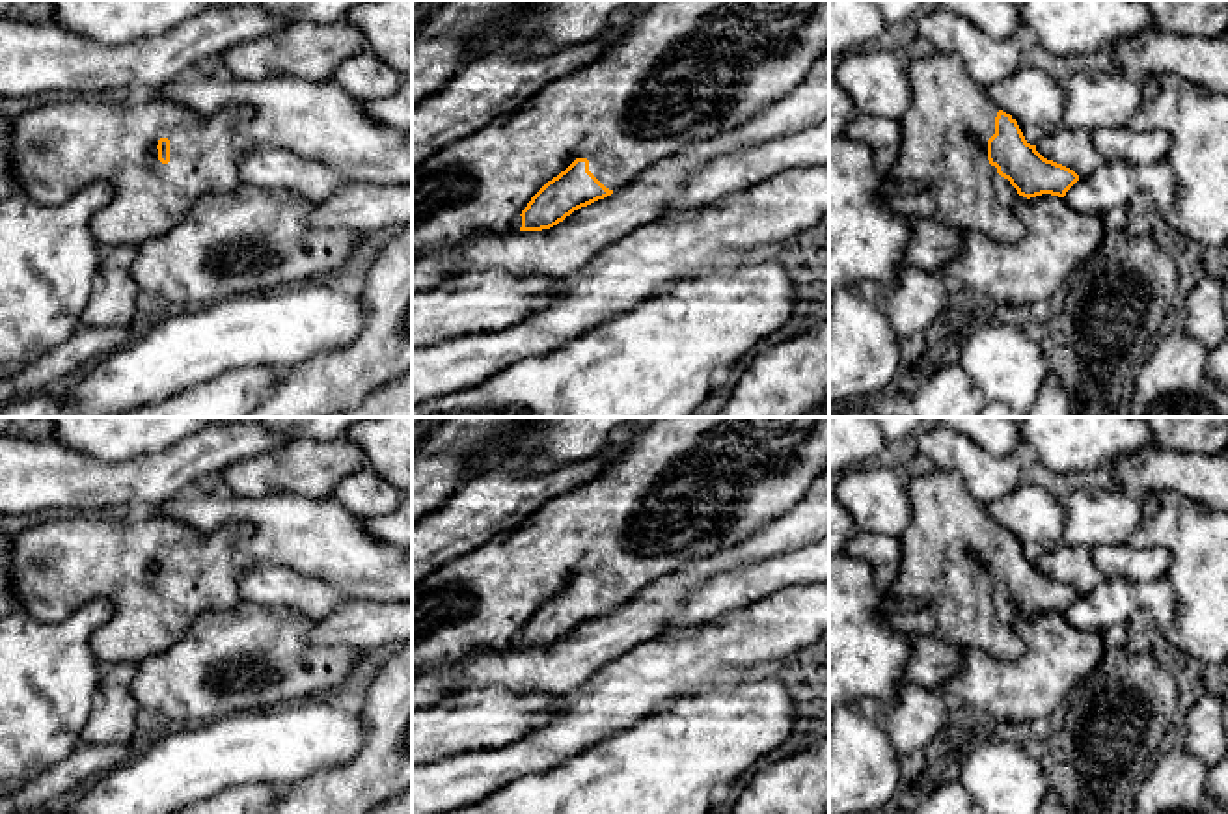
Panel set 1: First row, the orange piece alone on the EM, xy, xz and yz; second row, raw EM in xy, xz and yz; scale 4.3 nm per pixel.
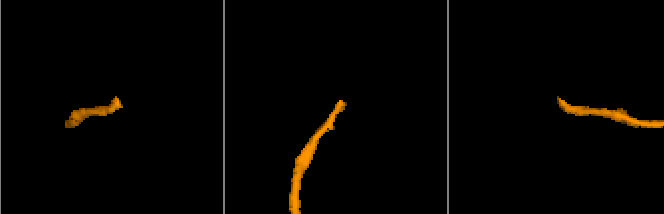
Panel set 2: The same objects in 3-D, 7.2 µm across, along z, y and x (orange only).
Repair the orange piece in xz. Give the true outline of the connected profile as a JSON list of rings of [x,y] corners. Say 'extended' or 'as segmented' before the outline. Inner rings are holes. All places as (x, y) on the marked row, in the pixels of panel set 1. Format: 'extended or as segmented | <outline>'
extended | [[[658,0],[639,15],[621,39],[609,47],[598,61],[546,84],[522,108],[501,114],[471,136],[453,142],[412,168],[412,261],[449,250],[471,237],[503,235],[512,229],[516,216],[522,216],[520,231],[542,231],[557,225],[574,210],[604,199],[619,188],[634,183],[648,166],[665,158],[691,142],[716,136],[749,121],[758,110],[773,104],[788,91],[794,91],[818,67],[829,48],[829,0]]]

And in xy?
extended | [[[158,95],[136,106],[75,101],[19,115],[4,145],[19,192],[39,205],[61,205],[88,184],[110,183],[114,197],[91,218],[91,233],[104,250],[140,246],[175,227],[201,196],[242,186],[240,155],[252,145],[235,127],[248,117],[240,106],[203,117]]]

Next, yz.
extended | [[[943,52],[924,58],[906,56],[906,71],[913,99],[900,119],[904,142],[887,181],[889,188],[881,194],[881,203],[893,214],[1016,242],[1025,235],[1016,212],[1021,196],[1064,197],[1079,181],[1073,170],[1044,158],[1036,145],[1025,140],[1017,121],[973,82],[958,56]]]

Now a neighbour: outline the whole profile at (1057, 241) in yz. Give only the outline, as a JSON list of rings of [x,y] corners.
[[[1019,196],[1016,212],[1025,227],[1019,240],[1001,242],[986,233],[962,231],[962,253],[943,265],[937,276],[989,296],[1003,311],[1030,311],[1053,296],[1105,242],[1101,218],[1071,210],[1058,196]]]

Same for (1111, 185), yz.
[[[1103,160],[1092,175],[1079,179],[1062,199],[1071,210],[1101,216],[1111,209],[1127,207],[1137,192],[1137,164]]]

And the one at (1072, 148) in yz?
[[[1062,125],[1044,142],[1036,143],[1036,151],[1044,158],[1073,170],[1079,179],[1092,175],[1103,162],[1092,142],[1092,132]]]

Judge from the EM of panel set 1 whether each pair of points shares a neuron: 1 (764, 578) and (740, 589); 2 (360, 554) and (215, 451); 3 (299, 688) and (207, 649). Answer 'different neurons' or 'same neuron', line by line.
1: same neuron
2: different neurons
3: same neuron

